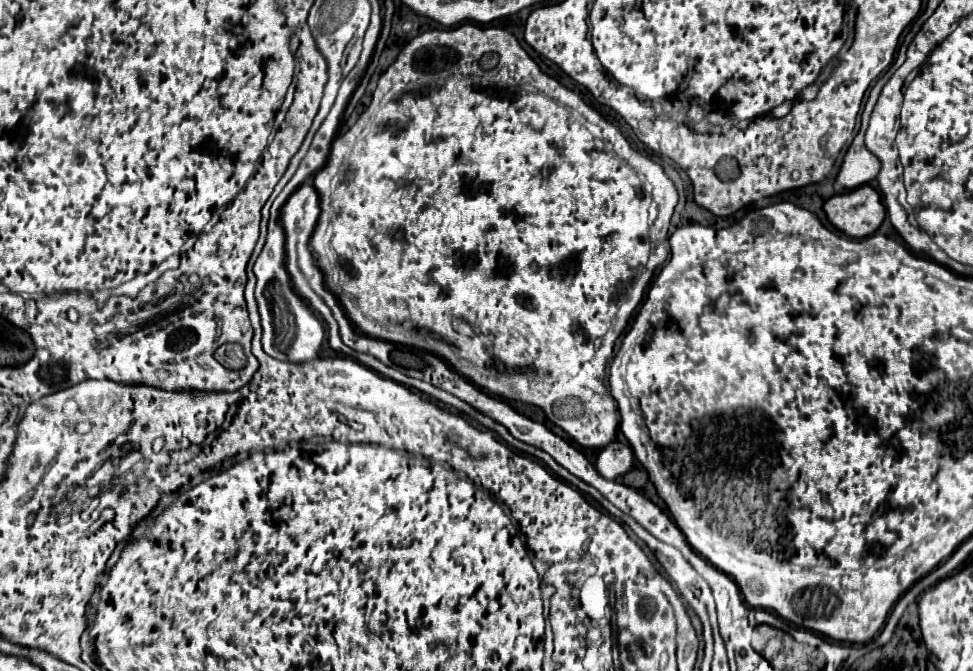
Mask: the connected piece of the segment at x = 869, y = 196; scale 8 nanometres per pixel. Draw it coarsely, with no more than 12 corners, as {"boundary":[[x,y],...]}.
{"boundary":[[870,185],[830,197],[824,211],[856,239],[886,217]]}

